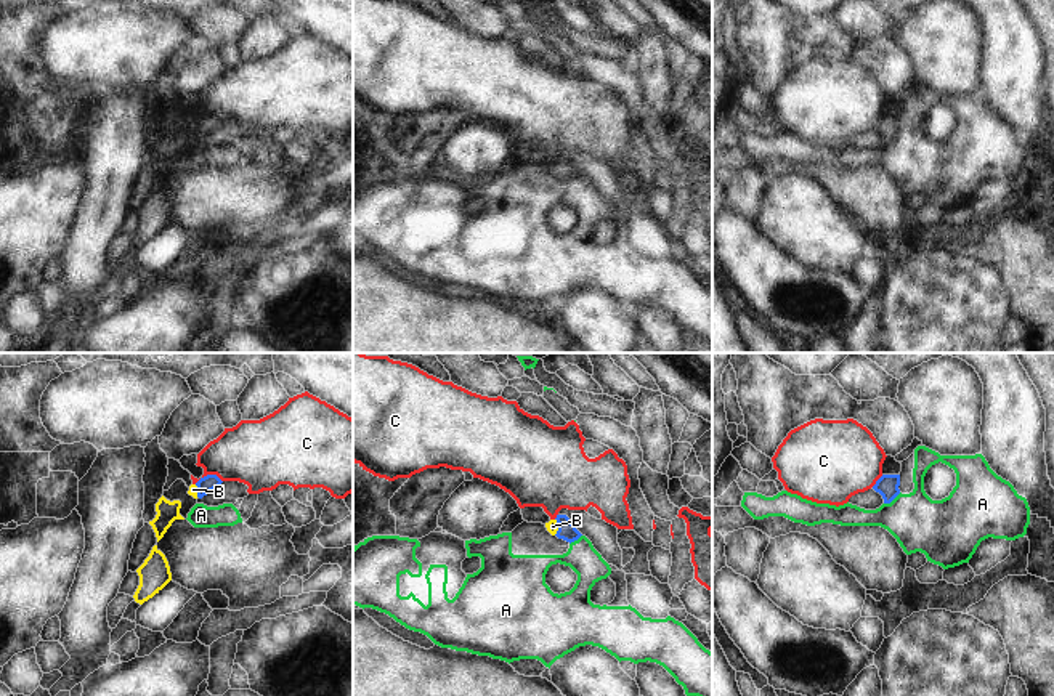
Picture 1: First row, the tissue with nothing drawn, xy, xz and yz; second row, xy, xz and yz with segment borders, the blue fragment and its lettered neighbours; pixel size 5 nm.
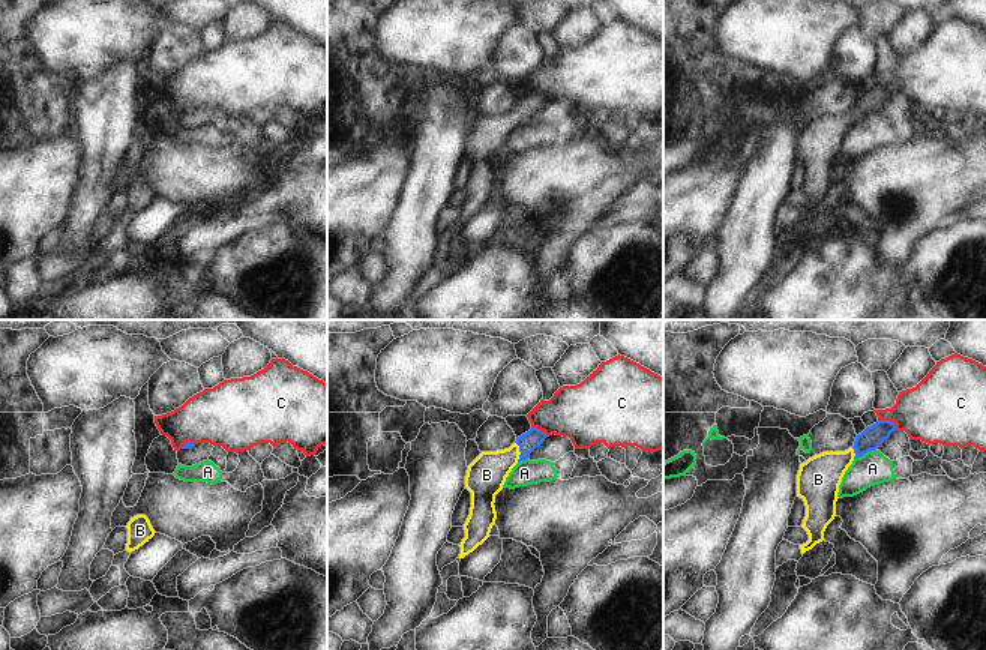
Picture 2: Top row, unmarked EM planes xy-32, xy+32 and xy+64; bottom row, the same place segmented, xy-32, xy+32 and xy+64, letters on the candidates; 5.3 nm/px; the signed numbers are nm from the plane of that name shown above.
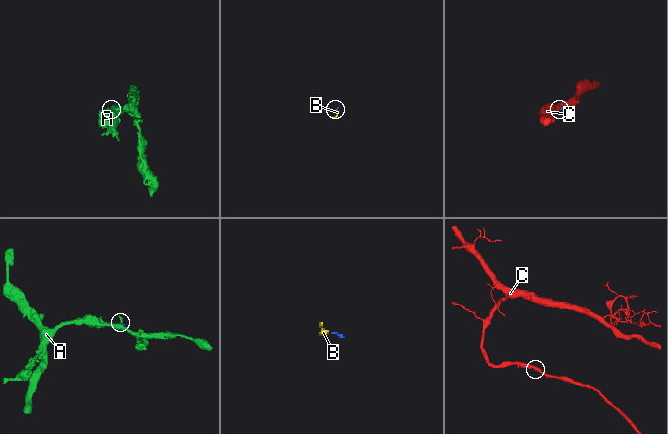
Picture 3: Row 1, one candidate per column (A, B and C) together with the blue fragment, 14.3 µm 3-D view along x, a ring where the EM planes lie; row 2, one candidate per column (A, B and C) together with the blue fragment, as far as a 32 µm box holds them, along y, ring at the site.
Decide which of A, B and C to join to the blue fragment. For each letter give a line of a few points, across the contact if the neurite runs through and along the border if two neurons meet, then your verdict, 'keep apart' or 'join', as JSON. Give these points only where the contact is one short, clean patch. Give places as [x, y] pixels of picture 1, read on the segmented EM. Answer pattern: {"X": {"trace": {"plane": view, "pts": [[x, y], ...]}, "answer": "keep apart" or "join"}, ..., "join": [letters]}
{"A": {"trace": {"plane": "yz", "pts": [[900, 493], [884, 504]]}, "answer": "keep apart"}, "B": {"trace": {"plane": "xz", "pts": [[567, 531], [559, 526], [552, 526]]}, "answer": "join"}, "C": {"answer": "keep apart"}, "join": ["B"]}

